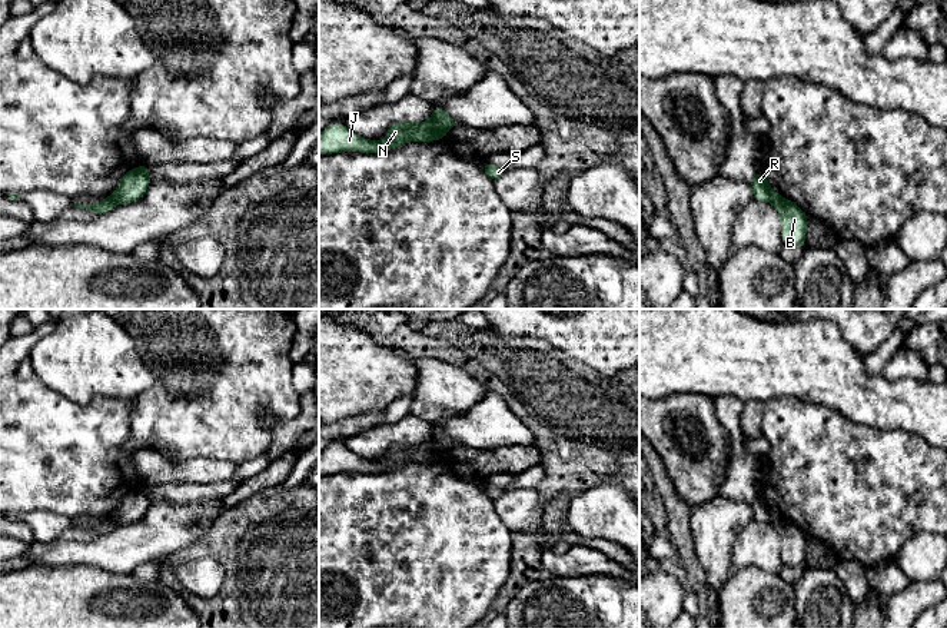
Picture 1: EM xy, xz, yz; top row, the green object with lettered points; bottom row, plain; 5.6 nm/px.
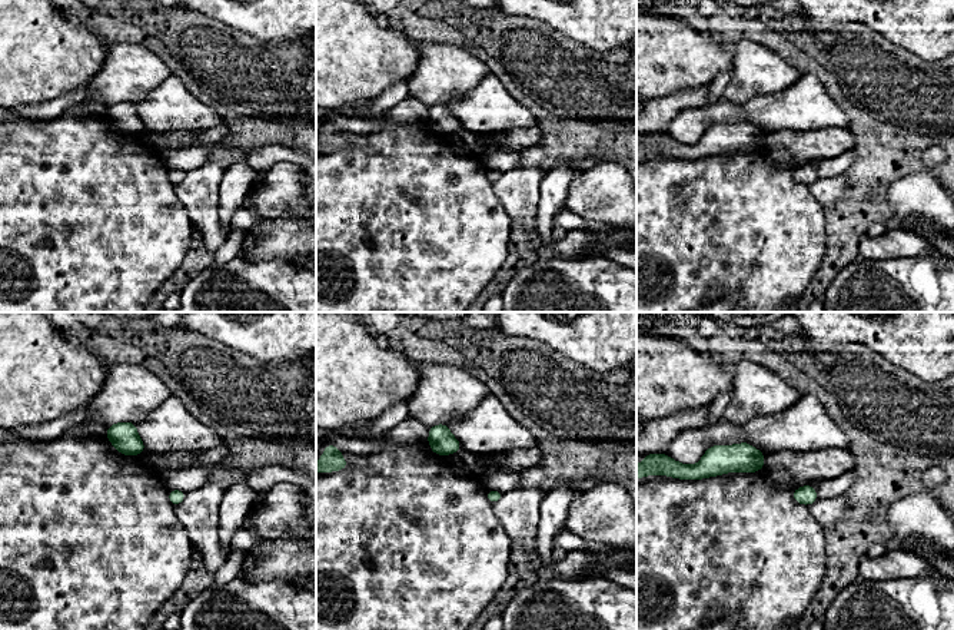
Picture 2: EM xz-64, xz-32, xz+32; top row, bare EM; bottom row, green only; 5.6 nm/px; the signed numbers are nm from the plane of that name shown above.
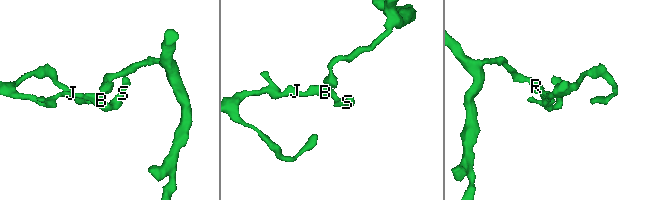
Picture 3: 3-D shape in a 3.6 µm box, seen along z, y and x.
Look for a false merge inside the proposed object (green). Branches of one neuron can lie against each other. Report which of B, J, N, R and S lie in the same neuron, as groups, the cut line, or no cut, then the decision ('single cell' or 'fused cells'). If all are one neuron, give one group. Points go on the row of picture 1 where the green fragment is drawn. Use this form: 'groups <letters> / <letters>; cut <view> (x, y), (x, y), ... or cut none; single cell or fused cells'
groups B J N S / R; cut xz (431, 119), (444, 133); fused cells

